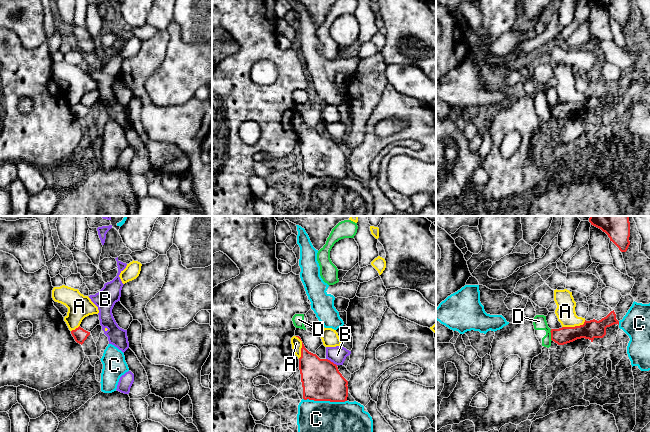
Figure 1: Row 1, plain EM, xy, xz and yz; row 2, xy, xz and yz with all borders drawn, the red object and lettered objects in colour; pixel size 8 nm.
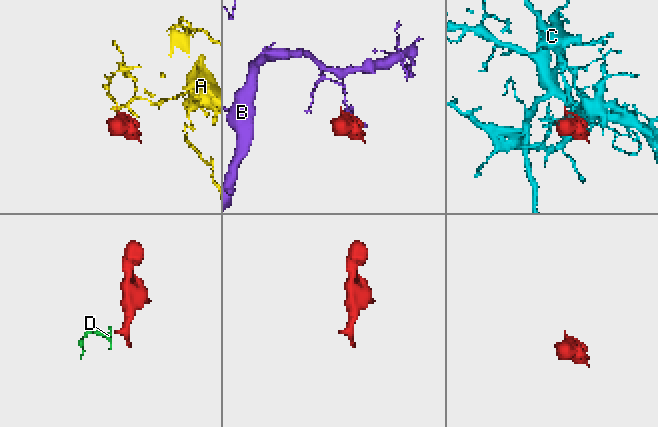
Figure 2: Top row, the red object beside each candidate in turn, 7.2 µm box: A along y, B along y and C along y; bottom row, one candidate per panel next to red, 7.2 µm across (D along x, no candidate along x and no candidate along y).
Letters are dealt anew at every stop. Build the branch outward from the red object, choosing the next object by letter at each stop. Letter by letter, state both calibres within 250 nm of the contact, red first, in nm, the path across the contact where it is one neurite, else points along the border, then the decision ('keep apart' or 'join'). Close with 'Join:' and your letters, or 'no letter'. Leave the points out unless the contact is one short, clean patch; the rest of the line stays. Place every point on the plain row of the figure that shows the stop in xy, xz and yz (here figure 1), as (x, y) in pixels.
A: calibres 150 and 160 nm; border yz (585, 96), (579, 101), (562, 103); keep apart
B: calibres 320 and 140 nm; keep apart
C: calibres 320 and 480 nm; keep apart
D: calibres 140 and 110 nm; border yz (550, 105), (550, 114), (552, 116); keep apart
Join: no letter

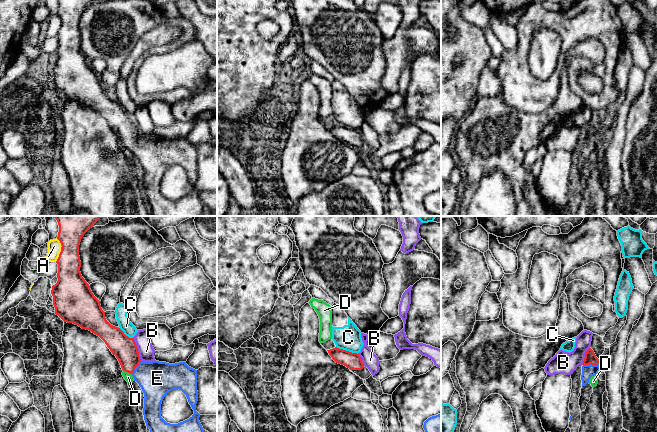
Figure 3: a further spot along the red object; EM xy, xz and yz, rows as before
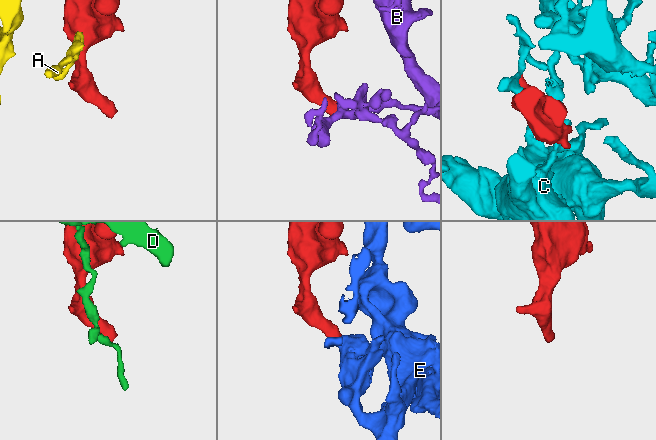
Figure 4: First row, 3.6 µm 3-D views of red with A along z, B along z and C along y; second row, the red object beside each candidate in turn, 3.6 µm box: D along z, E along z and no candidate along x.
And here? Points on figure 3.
A: calibres 190 and 110 nm; keep apart
B: calibres 190 and 130 nm; border xy (132, 114), (141, 136); keep apart
C: calibres 140 and 200 nm; keep apart
D: calibres 190 and 70 nm; keep apart
E: calibres 100 and 100 nm; way yz (590, 134), (590, 139), (588, 147); join
Join: E

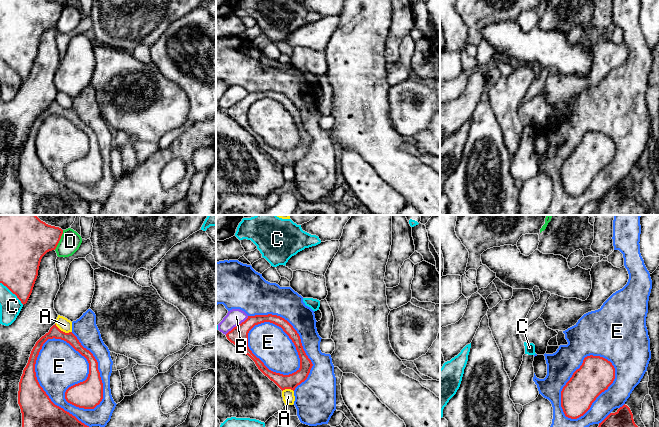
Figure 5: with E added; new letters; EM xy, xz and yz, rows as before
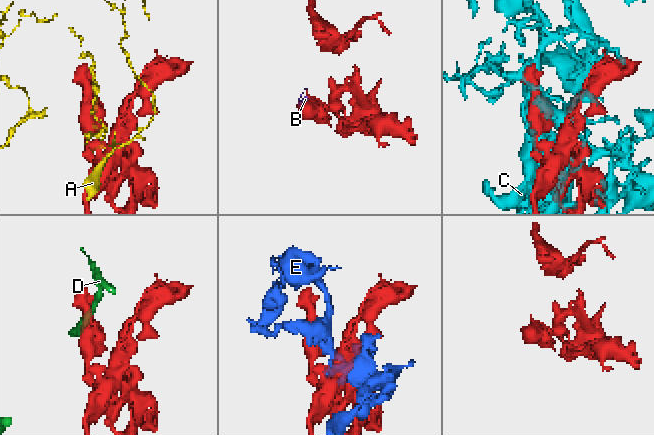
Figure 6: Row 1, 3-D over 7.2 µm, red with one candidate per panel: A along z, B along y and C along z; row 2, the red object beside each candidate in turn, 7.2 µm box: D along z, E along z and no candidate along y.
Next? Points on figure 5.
A: calibres 90 and 110 nm; keep apart
B: calibres 150 and 140 nm; keep apart
C: calibres 320 and 180 nm; keep apart
D: calibres 320 and 170 nm; border xy (63, 6), (60, 16), (54, 25); keep apart
E: calibres 320 and 380 nm; keep apart
Join: no letter

